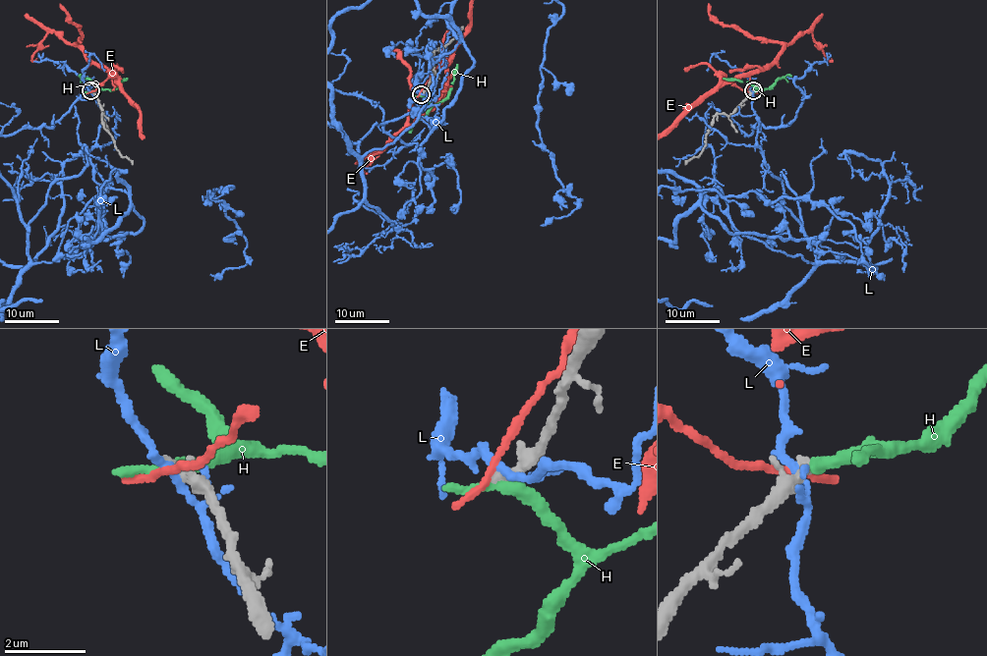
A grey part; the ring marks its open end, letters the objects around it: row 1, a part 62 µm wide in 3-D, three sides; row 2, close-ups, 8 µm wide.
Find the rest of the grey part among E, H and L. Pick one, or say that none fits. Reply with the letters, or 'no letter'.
no letter

